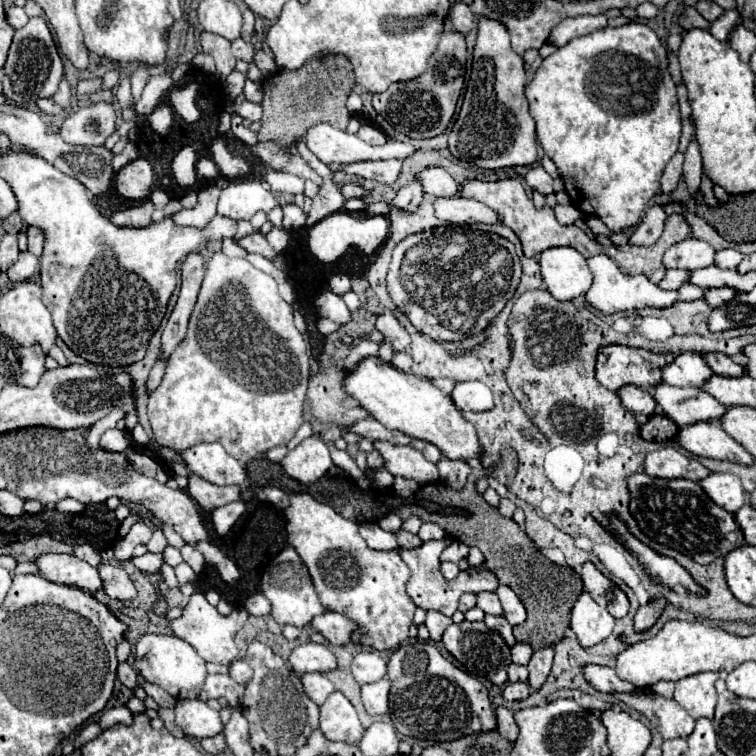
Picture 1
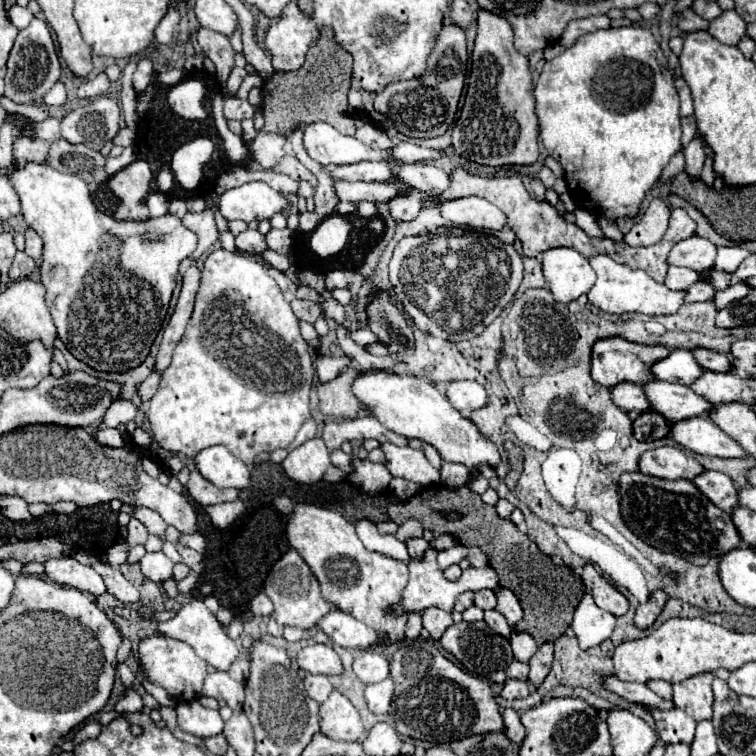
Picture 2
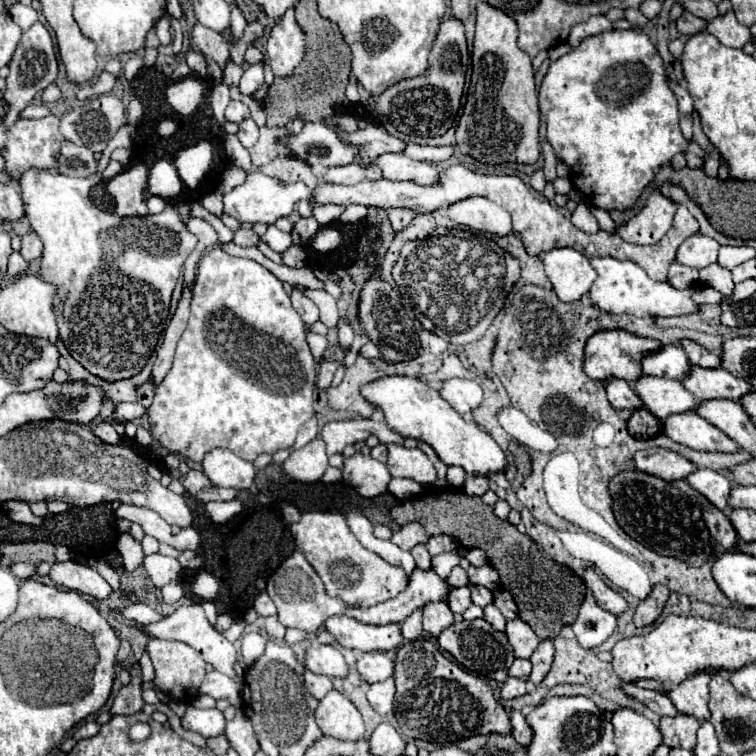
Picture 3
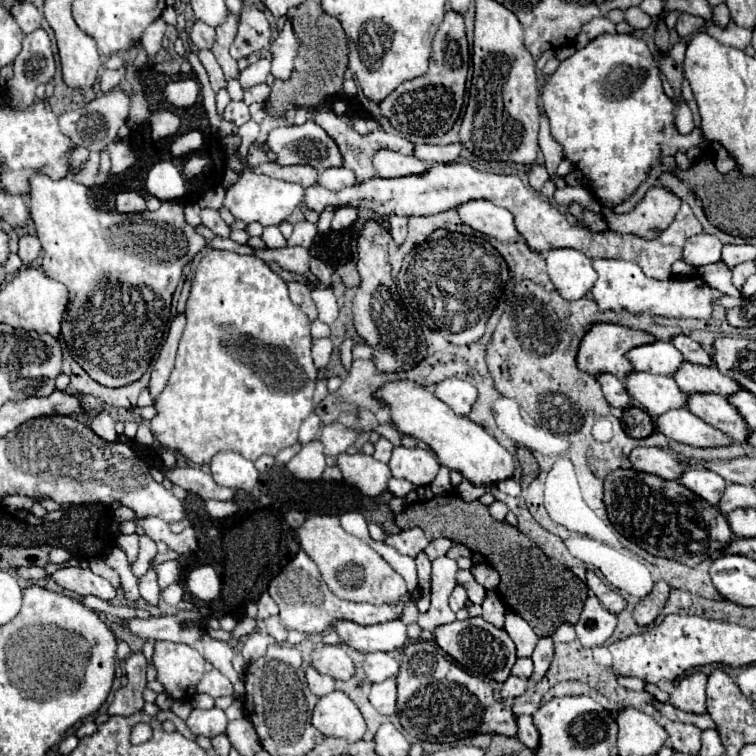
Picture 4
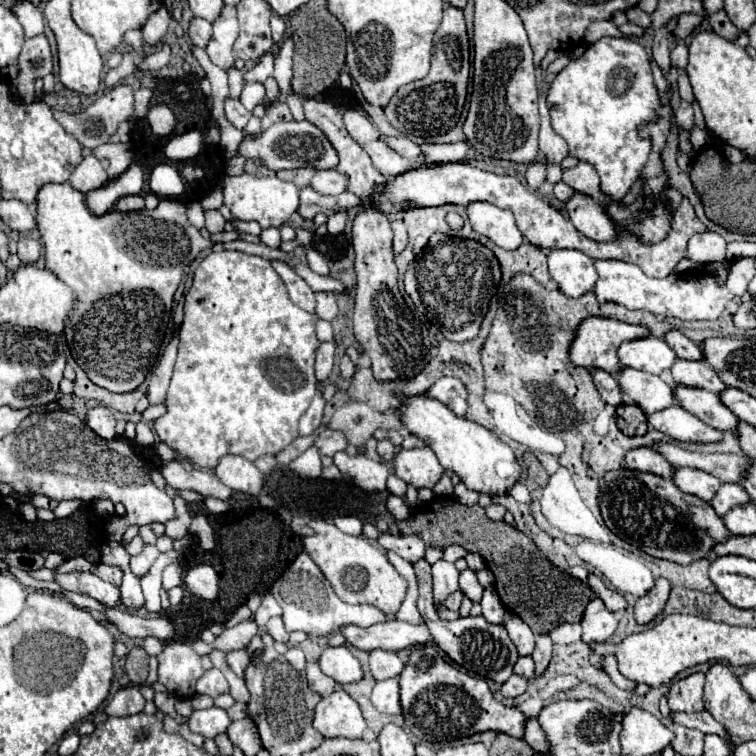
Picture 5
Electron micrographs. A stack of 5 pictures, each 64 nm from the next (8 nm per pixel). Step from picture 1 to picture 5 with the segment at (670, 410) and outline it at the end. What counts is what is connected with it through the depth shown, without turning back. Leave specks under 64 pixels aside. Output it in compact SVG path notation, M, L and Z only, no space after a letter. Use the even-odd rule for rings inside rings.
M622 368L616 374L620 390L642 408L644 414L652 414L666 406L672 406L676 398L672 396L672 386L662 382L658 376L640 372L634 368Z

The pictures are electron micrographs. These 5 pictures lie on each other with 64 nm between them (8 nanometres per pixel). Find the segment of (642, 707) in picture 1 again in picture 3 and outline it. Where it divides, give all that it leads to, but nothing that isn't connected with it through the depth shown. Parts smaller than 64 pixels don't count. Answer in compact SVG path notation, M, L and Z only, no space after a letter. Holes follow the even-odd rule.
M680 714L676 718L662 718L660 730L664 734L664 744L670 748L696 748L696 732L700 728L700 722L692 716Z

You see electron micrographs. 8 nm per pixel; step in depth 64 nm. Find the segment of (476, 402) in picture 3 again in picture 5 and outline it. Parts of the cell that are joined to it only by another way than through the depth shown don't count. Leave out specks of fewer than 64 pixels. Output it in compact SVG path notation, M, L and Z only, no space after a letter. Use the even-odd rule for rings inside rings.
M440 378L434 382L434 386L426 392L426 396L446 404L456 416L464 416L466 412L466 388L456 378Z

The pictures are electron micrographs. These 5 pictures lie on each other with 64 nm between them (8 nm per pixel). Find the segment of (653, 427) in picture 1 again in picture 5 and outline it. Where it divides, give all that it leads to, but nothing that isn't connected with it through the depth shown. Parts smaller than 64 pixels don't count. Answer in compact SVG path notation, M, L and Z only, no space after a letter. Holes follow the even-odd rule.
M634 404L616 406L616 424L626 436L642 436L648 430L646 414Z

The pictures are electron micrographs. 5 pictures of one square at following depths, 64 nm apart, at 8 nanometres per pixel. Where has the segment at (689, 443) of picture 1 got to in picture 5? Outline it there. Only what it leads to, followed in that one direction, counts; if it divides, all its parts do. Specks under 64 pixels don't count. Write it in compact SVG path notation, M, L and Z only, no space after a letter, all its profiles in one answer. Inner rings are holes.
M674 404L664 410L646 416L648 426L664 432L666 436L682 442L716 442L722 438L720 430L710 428L694 414L686 412L682 406Z

